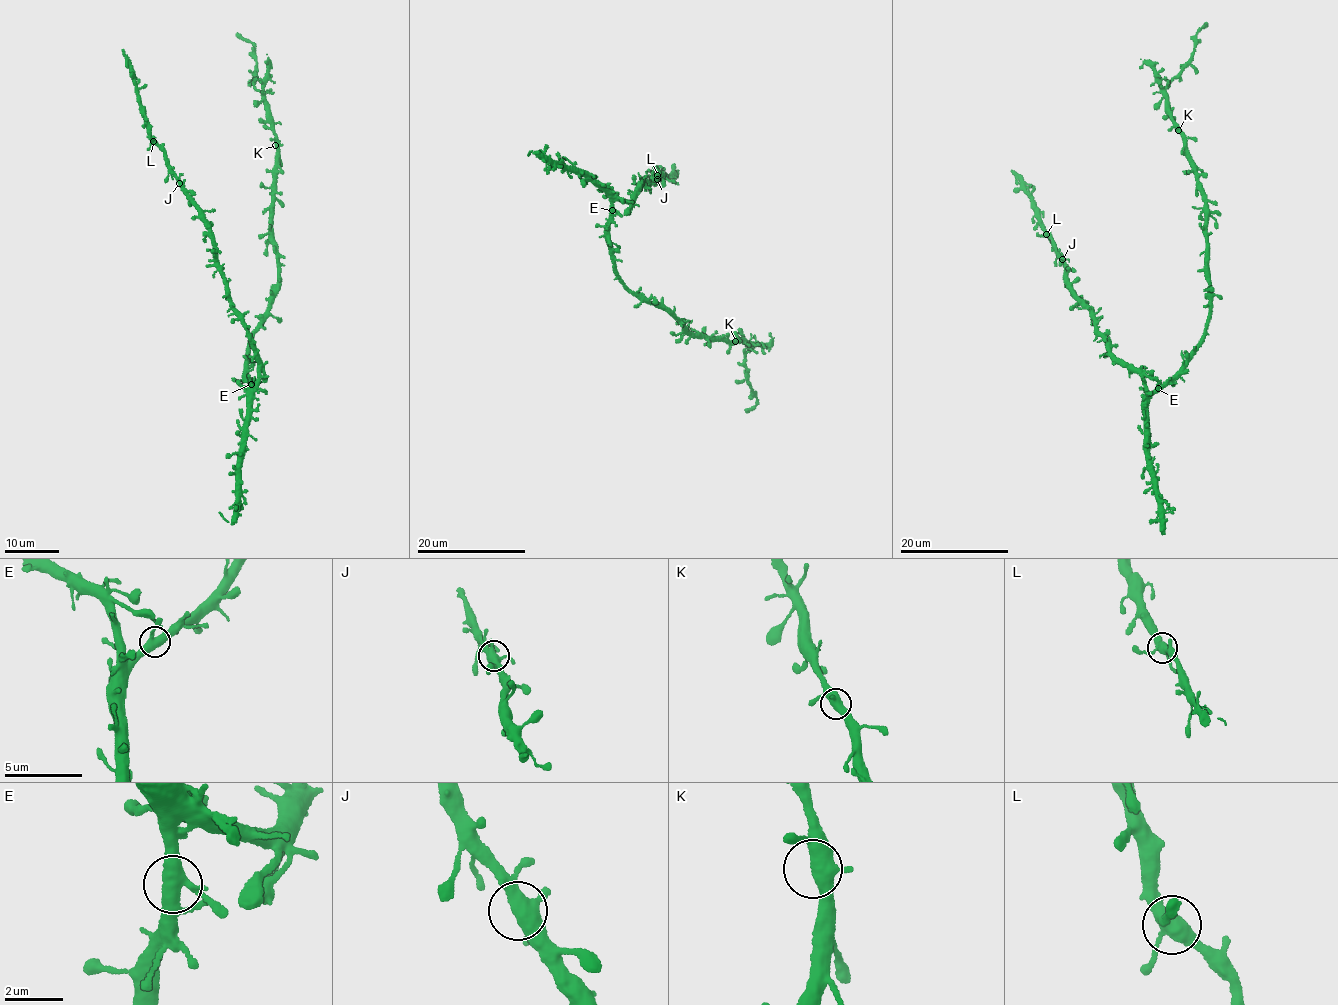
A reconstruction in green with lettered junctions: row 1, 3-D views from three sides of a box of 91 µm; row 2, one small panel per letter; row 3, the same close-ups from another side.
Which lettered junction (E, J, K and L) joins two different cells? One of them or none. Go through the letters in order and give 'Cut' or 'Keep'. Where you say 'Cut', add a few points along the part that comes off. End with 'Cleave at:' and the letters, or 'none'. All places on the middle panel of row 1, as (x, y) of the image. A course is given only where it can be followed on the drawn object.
E: Keep
J: Keep
K: Keep
L: Keep
Cleave at: none

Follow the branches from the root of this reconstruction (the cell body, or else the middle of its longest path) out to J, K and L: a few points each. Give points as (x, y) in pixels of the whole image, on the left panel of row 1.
J: (245, 372), (243, 378), (254, 387), (258, 364), (242, 315), (233, 305), (225, 285), (210, 225), (179, 183)
K: (245, 372), (250, 336), (265, 314), (278, 284), (276, 243), (271, 227), (278, 153), (275, 145)
L: (245, 372), (243, 378), (254, 387), (258, 364), (225, 285), (210, 225), (172, 172), (166, 152), (154, 141)

